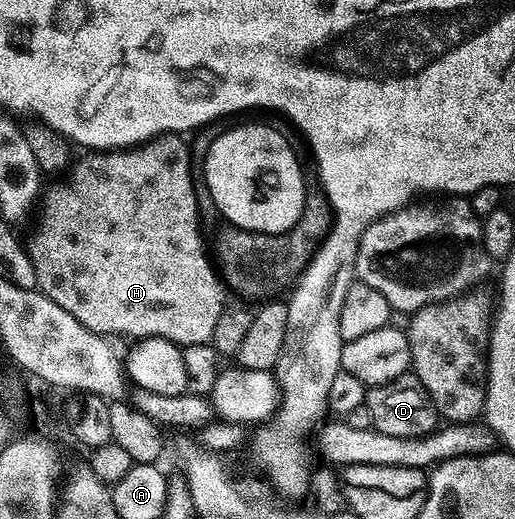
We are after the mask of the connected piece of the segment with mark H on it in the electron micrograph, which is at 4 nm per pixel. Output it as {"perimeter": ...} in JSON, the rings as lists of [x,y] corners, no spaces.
{"perimeter":[[[169,133],[158,135],[156,138],[140,144],[139,147],[84,153],[80,160],[77,158],[71,164],[70,170],[67,172],[68,180],[65,183],[56,183],[49,191],[47,188],[43,192],[44,215],[37,217],[36,228],[33,229],[32,236],[26,239],[28,256],[34,265],[36,274],[36,287],[95,334],[105,337],[136,335],[132,337],[137,340],[168,339],[171,343],[185,348],[195,343],[208,343],[214,333],[214,325],[218,322],[218,317],[222,317],[222,313],[226,310],[225,284],[222,282],[209,252],[208,255],[204,252],[204,239],[200,236],[200,215],[196,212],[196,187],[192,184],[192,159],[188,156],[187,145],[180,139],[183,138],[179,134]]]}

